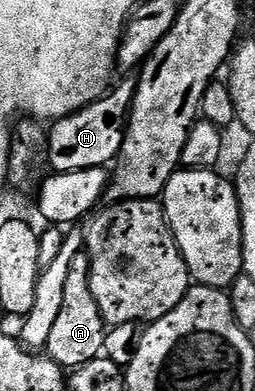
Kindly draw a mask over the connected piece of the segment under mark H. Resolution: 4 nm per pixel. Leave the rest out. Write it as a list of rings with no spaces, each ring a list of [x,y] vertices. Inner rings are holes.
[[[130,78],[119,84],[94,104],[88,104],[86,108],[72,112],[62,120],[52,121],[48,129],[49,166],[54,173],[105,168],[112,165],[121,155],[125,127],[129,124],[129,111],[135,98],[137,82],[136,79]]]

